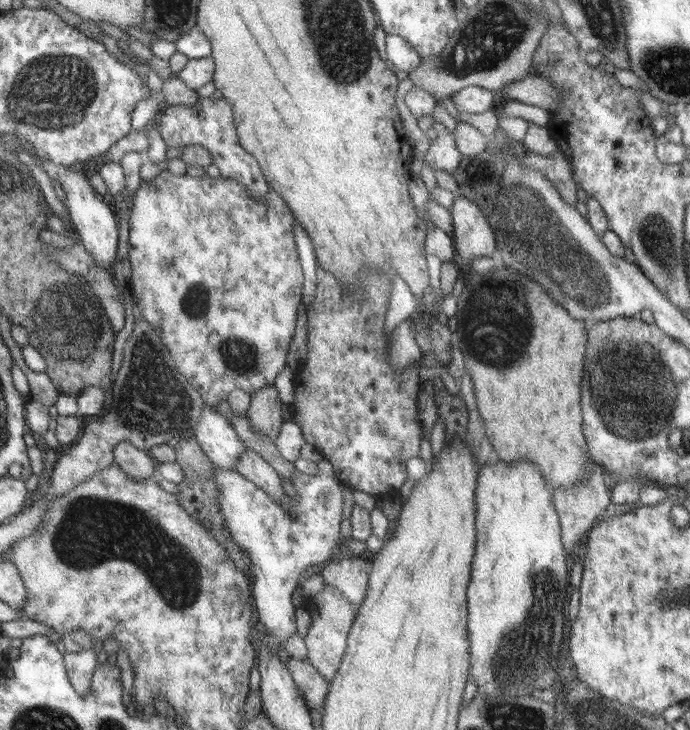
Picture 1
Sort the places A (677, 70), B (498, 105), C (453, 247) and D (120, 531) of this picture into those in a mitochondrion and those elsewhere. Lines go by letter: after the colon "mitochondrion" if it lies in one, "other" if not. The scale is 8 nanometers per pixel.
A: mitochondrion
B: other
C: other
D: mitochondrion

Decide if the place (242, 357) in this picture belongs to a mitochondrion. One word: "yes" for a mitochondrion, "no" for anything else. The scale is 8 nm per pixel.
yes

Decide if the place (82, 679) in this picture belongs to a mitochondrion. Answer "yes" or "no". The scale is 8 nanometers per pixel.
no

